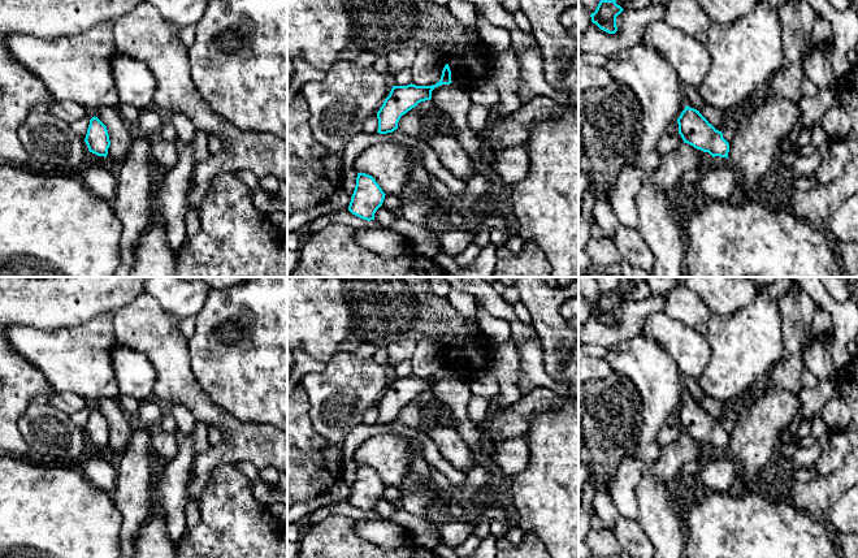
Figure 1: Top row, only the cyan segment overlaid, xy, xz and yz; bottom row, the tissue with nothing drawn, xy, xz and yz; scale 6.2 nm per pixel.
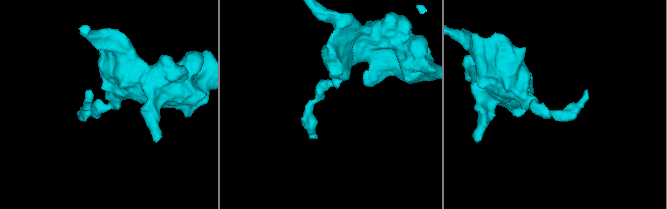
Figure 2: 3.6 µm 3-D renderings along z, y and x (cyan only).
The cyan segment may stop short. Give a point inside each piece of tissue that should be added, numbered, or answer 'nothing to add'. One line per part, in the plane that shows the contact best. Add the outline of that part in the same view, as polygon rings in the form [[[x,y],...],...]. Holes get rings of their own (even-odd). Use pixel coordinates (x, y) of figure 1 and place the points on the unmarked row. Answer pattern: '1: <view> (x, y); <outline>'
nothing to add

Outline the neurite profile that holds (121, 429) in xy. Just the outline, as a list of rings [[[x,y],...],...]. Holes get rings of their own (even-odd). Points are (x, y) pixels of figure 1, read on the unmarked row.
[[[99,399],[94,403],[94,407],[107,418],[109,425],[110,437],[107,447],[114,453],[124,453],[125,447],[130,442],[135,424],[126,419],[122,407],[120,407],[113,399]]]

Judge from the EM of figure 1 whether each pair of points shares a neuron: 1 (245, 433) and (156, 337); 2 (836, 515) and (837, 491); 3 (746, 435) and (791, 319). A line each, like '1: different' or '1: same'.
1: same
2: different
3: same

